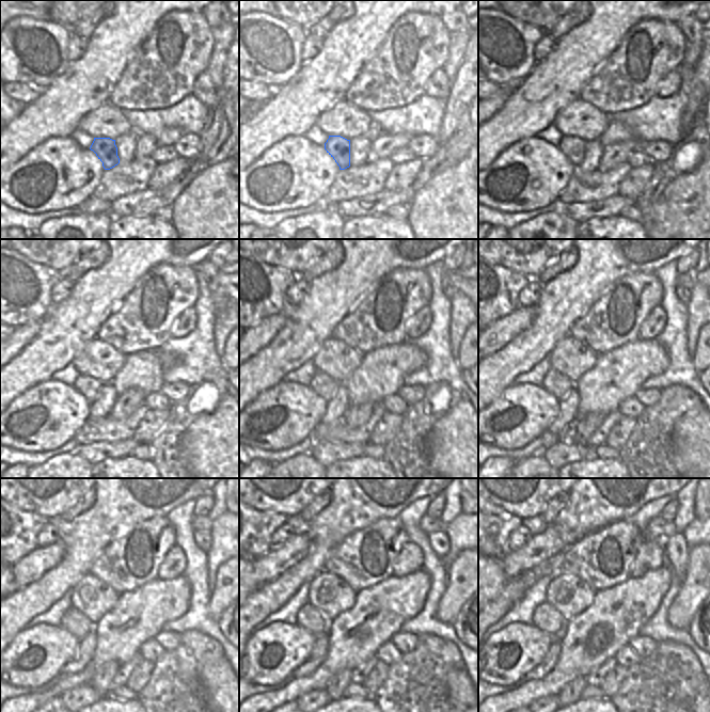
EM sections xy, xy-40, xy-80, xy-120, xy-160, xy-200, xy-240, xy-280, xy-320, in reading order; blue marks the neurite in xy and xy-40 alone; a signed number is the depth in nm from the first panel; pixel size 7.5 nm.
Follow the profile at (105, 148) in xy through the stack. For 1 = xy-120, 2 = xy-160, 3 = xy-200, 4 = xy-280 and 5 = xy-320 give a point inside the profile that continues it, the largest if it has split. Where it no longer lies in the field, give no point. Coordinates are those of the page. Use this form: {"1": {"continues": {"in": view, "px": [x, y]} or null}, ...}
{"1": {"continues": {"in": "xy-120", "px": [90, 388]}}, "2": {"continues": {"in": "xy-160", "px": [324, 385]}}, "3": {"continues": {"in": "xy-200", "px": [557, 384]}}, "4": {"continues": {"in": "xy-280", "px": [309, 617]}}, "5": {"continues": {"in": "xy-320", "px": [545, 617]}}}

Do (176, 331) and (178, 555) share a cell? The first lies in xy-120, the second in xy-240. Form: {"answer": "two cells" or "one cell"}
{"answer": "one cell"}

